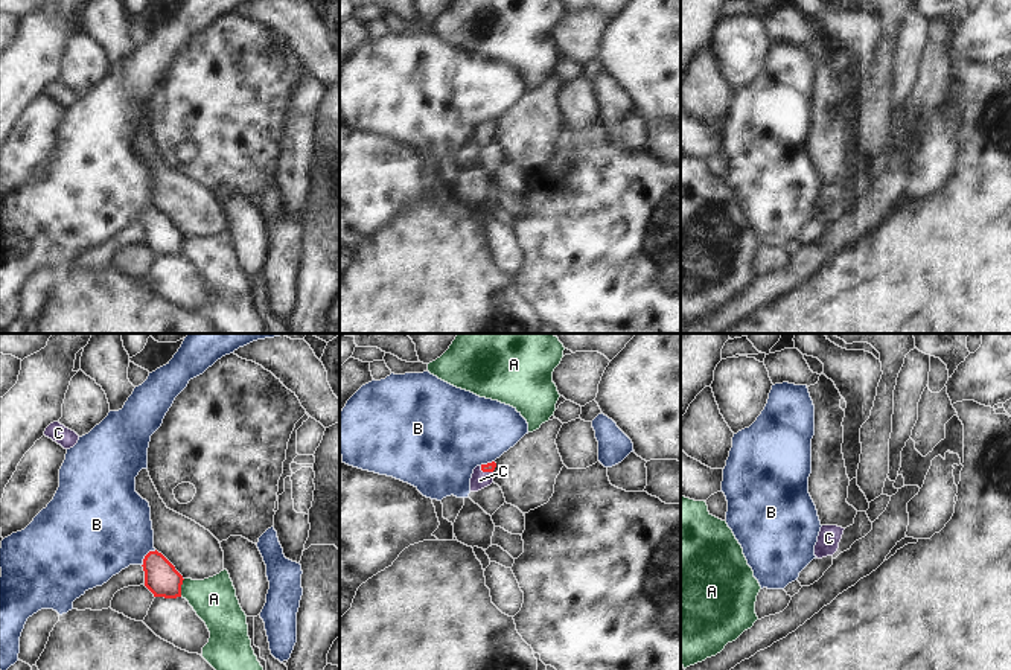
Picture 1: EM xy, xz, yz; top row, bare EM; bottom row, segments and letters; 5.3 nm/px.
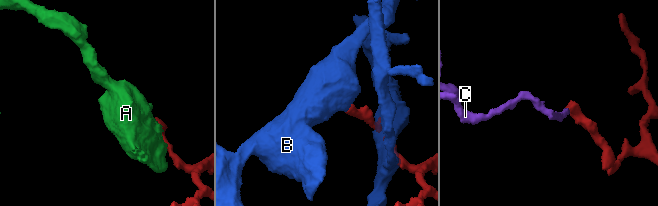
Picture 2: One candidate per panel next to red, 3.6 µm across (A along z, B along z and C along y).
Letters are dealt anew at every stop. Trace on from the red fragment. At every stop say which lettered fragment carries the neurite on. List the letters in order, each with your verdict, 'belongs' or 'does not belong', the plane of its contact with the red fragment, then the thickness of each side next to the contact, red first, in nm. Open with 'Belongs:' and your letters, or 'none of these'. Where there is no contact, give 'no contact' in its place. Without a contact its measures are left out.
Belongs: C
A: does not belong; meets red in xy; 180 nm thick on the red side, 240 nm on the other
B: does not belong; meets red in xy; 180 nm thick on the red side, 460 nm on the other
C: belongs; meets red in xz; 50 nm thick on the red side, 90 nm on the other

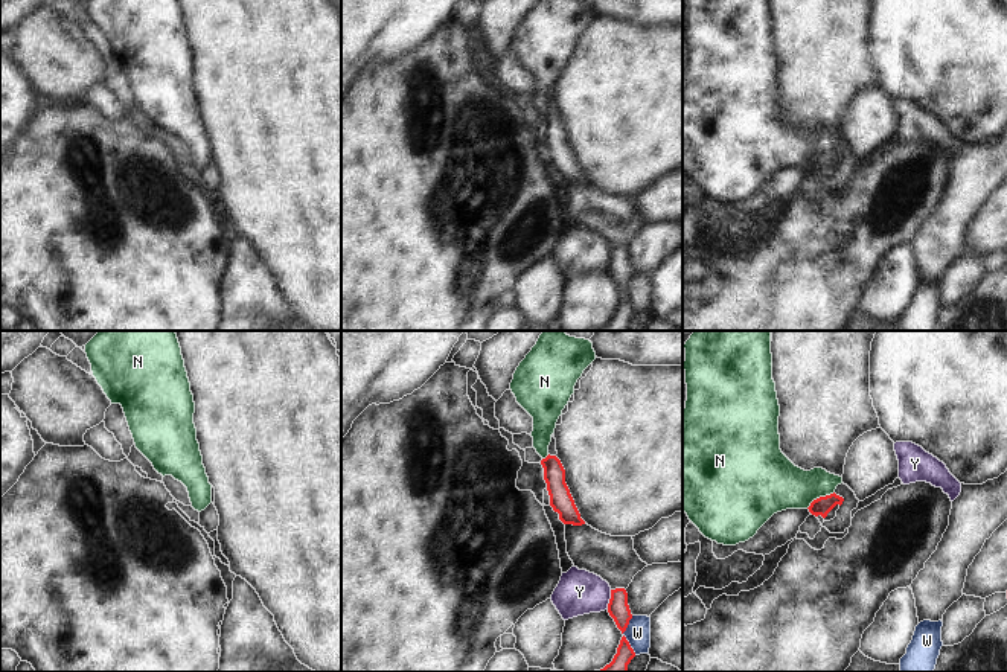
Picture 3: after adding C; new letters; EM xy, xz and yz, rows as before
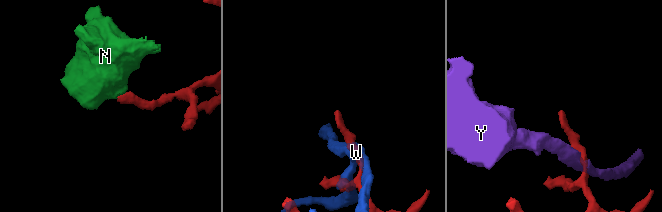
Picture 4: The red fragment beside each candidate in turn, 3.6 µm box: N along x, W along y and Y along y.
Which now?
Belongs: none of these
N: does not belong; meets red in yz; 100 nm thick on the red side, 280 nm on the other
W: does not belong; meets red in xz; 110 nm thick on the red side, 130 nm on the other
Y: does not belong; meets red in xz; 110 nm thick on the red side, 240 nm on the other

